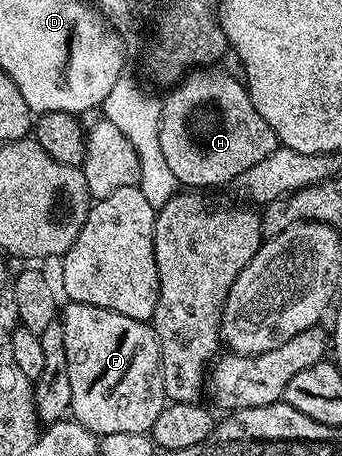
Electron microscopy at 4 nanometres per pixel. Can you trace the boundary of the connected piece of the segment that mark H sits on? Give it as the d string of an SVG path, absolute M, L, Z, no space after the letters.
M195 70L183 76L162 100L160 150L179 185L190 190L205 189L205 184L237 181L256 162L280 147L278 136L260 118L241 79L218 70Z

